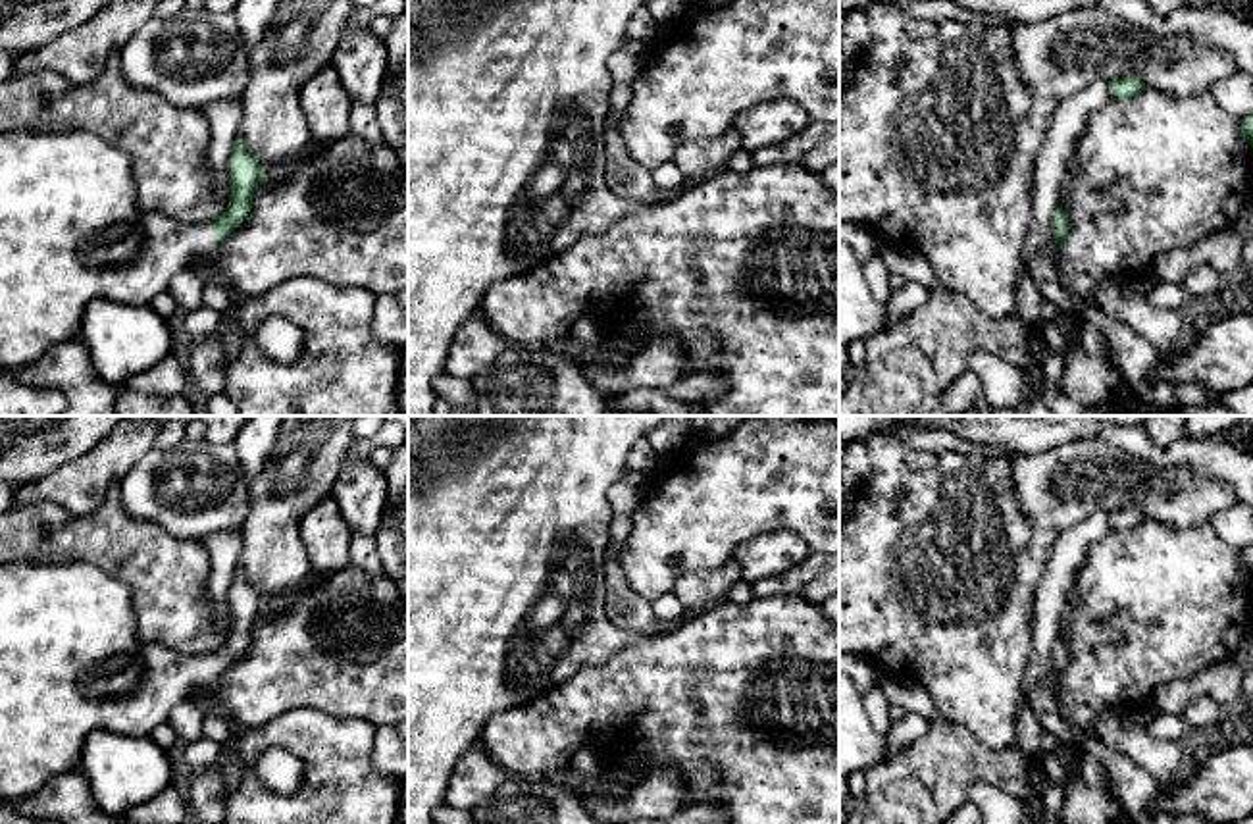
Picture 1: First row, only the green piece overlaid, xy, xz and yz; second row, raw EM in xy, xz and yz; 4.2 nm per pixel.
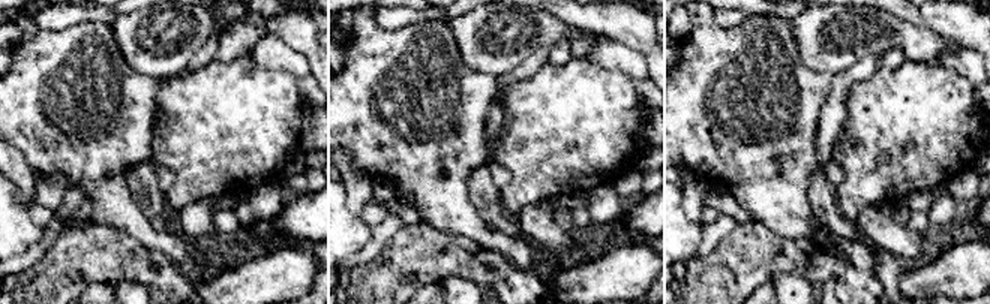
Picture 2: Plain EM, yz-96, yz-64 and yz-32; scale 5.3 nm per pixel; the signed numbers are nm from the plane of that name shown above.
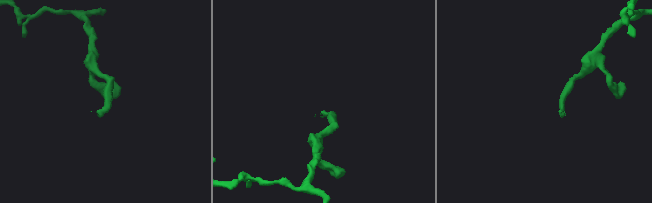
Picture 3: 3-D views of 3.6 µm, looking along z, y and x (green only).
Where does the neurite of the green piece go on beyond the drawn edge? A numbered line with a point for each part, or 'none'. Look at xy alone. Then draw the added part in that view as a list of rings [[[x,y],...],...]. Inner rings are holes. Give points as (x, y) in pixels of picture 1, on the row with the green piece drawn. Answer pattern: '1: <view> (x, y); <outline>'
1: xy (72, 231); [[[0,131],[0,372],[15,373],[56,345],[77,339],[85,308],[106,298],[142,306],[214,246],[210,223],[181,223],[137,204],[129,156],[87,131]]]

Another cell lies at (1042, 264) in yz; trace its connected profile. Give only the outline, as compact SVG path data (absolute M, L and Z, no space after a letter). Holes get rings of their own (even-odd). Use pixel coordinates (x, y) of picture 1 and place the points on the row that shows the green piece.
M1057 245L1041 246L1028 260L1028 268L1043 298L1062 314L1080 320L1086 302L1062 285L1057 271Z

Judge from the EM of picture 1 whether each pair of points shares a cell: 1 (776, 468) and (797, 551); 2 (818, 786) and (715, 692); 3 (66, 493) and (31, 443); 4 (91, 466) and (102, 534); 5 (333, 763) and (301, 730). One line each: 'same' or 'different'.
1: different
2: same
3: different
4: different
5: same

